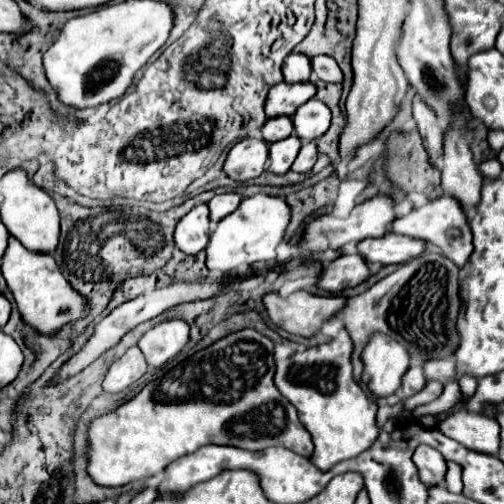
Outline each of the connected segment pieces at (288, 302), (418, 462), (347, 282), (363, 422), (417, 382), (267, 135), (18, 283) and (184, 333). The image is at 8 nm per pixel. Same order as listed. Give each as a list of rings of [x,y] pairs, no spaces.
[[[305,290],[293,292],[287,298],[277,292],[267,292],[263,296],[263,306],[273,324],[279,328],[297,334],[297,336],[315,336],[323,322],[327,322],[335,312],[343,308],[347,298],[343,296],[317,296]]]
[[[419,446],[413,454],[413,462],[419,468],[419,478],[425,486],[437,486],[445,482],[445,460],[431,446]]]
[[[343,254],[329,262],[325,274],[319,280],[319,286],[329,292],[341,292],[365,282],[369,276],[371,272],[361,254]]]
[[[341,330],[337,338],[327,344],[319,344],[279,360],[273,376],[279,392],[285,394],[285,398],[297,408],[299,420],[313,436],[315,454],[311,462],[319,470],[329,470],[341,460],[359,456],[379,436],[379,428],[375,424],[377,404],[371,402],[361,386],[353,380],[351,350],[353,342],[349,334]]]
[[[411,366],[405,374],[403,374],[403,386],[399,388],[399,394],[403,398],[413,396],[415,392],[419,392],[425,386],[427,378],[423,376],[423,368],[421,366]]]
[[[277,116],[277,118],[269,118],[267,124],[261,128],[263,132],[263,140],[265,142],[277,142],[277,140],[283,140],[287,136],[291,136],[293,132],[293,122],[291,118],[287,116]]]
[[[9,236],[7,254],[3,254],[1,260],[1,270],[13,292],[23,320],[31,324],[35,330],[43,334],[55,334],[63,324],[87,316],[87,304],[83,296],[79,296],[71,288],[71,284],[65,280],[51,254],[27,250],[15,236]]]
[[[165,320],[157,324],[139,340],[139,348],[153,368],[163,366],[167,360],[175,358],[183,346],[189,342],[189,324],[185,320]]]

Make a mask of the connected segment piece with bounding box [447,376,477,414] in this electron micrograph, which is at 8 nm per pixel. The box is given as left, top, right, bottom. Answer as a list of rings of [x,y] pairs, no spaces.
[[[461,376],[461,378],[459,378],[459,388],[461,388],[461,400],[459,400],[453,408],[449,408],[449,410],[447,410],[447,414],[453,414],[453,412],[461,410],[461,408],[467,404],[467,400],[475,394],[477,380],[475,380],[475,378],[471,378],[471,376]]]

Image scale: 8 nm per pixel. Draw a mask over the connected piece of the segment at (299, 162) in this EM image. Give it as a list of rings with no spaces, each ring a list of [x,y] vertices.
[[[307,142],[307,144],[301,146],[301,152],[299,152],[297,160],[293,162],[291,170],[293,172],[305,172],[307,174],[313,168],[315,160],[317,160],[317,146],[313,142]]]

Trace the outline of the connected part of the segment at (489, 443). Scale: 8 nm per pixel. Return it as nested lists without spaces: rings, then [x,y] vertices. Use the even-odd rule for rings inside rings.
[[[461,410],[453,416],[447,416],[437,426],[445,436],[457,440],[469,450],[483,452],[483,454],[497,454],[499,452],[499,422],[495,418]]]

